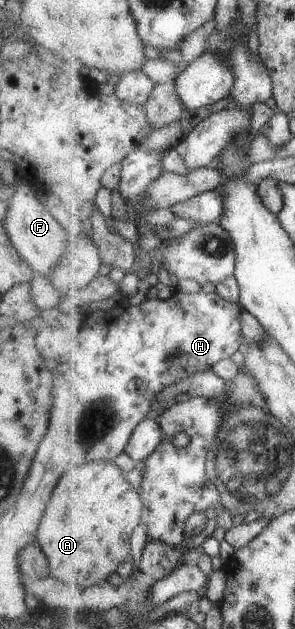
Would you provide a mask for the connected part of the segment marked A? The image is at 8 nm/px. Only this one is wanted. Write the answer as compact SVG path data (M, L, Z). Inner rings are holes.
M113 461L89 462L62 472L39 520L35 542L46 556L51 577L61 580L63 584L89 588L105 582L125 562L131 550L131 534L142 523L143 516L143 498L138 489L127 482L125 475L126 472Z

